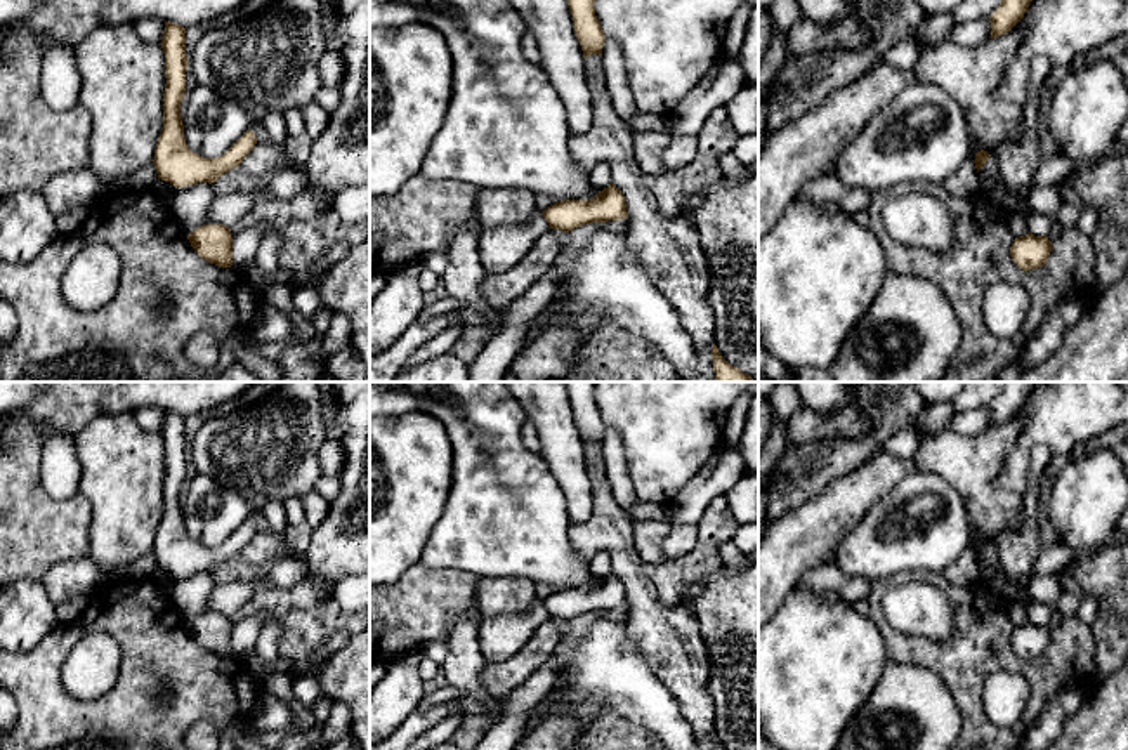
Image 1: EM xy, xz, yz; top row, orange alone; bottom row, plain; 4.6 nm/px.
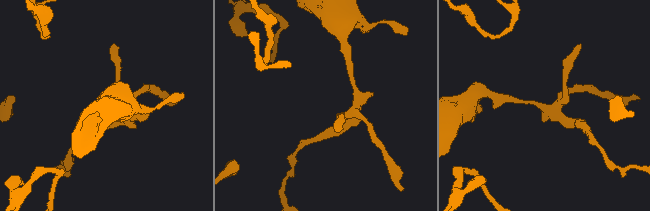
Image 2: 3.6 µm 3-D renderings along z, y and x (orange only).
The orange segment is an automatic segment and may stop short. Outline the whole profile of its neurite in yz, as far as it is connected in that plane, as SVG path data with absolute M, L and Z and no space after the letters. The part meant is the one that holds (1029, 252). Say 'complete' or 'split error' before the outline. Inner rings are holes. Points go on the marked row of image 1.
complete | M1026 236L1015 238L1010 247L1010 257L1022 271L1038 269L1046 264L1052 252L1052 241L1046 236Z

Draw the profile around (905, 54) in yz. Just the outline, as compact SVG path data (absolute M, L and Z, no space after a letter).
M913 36L902 38L901 42L897 42L895 45L892 45L890 49L887 49L883 52L883 57L889 64L901 68L901 69L908 69L913 71L918 57L920 57L920 45L915 42Z

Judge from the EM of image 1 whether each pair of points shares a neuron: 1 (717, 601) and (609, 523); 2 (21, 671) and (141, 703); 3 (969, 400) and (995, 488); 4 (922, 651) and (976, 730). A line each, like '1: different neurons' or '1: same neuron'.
1: different neurons
2: same neuron
3: different neurons
4: same neuron

